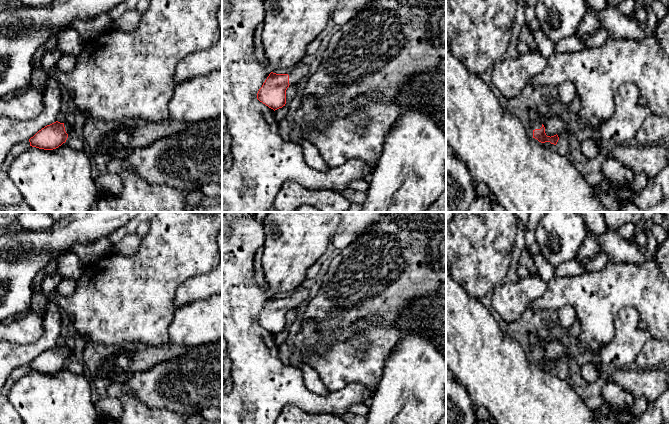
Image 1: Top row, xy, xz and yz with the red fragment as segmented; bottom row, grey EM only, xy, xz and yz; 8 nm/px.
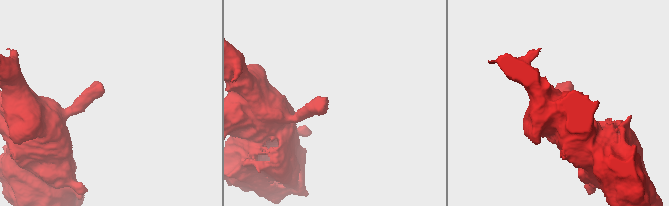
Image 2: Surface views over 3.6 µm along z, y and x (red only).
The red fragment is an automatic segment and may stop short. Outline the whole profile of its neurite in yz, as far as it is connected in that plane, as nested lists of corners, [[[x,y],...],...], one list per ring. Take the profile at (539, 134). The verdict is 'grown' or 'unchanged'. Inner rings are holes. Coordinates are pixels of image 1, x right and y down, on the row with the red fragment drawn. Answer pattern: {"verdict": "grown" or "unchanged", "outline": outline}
{"verdict": "grown", "outline": [[[541,120],[530,121],[530,127],[533,131],[533,138],[537,139],[541,143],[550,142],[551,144],[556,145],[559,137],[558,135],[547,136],[545,133],[545,127],[542,124]]]}

